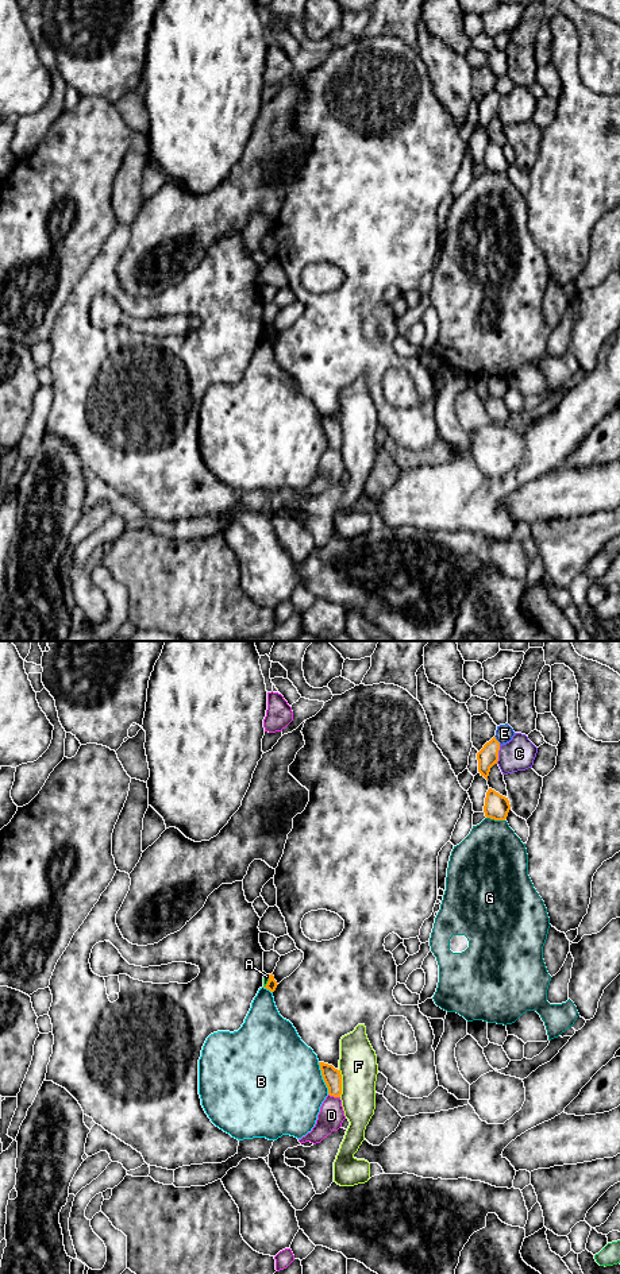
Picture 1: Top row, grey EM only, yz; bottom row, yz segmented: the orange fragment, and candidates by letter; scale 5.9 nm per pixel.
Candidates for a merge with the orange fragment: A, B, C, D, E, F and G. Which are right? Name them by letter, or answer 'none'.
none

